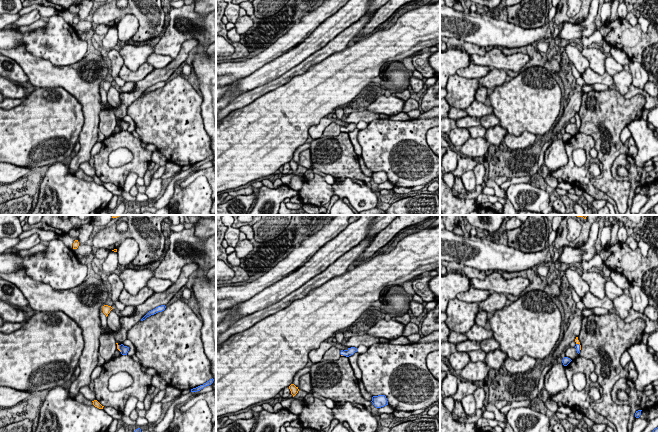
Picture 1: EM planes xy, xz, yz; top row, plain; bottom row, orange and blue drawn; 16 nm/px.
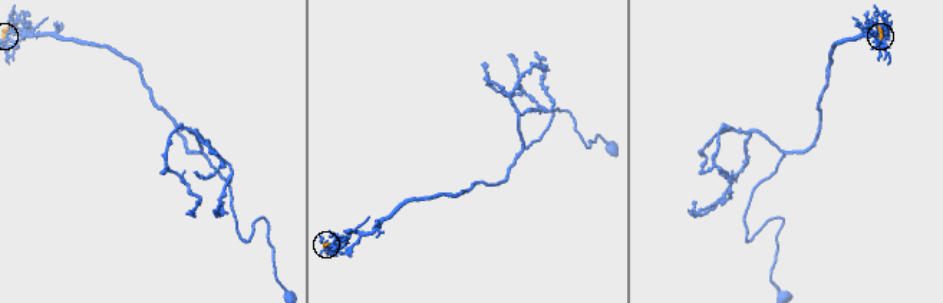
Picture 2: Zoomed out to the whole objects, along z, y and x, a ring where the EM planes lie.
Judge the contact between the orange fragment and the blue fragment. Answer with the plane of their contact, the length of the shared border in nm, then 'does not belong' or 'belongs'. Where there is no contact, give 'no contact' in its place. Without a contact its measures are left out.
yz | 130 nm | belongs

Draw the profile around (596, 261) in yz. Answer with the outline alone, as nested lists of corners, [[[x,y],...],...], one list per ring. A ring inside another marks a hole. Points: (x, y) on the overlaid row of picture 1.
[[[596,254],[591,260],[582,261],[578,266],[582,269],[583,272],[587,272],[592,267],[596,267],[598,270],[601,270],[604,265],[605,263],[603,262],[601,256]]]

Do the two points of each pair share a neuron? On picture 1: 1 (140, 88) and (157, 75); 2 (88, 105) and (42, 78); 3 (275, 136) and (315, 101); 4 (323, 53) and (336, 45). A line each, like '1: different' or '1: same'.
1: same
2: same
3: same
4: same

